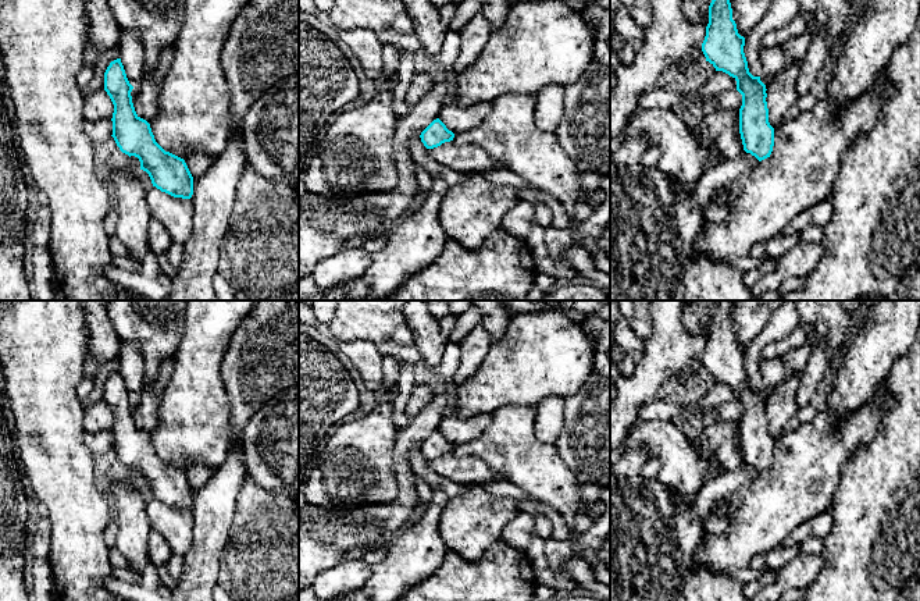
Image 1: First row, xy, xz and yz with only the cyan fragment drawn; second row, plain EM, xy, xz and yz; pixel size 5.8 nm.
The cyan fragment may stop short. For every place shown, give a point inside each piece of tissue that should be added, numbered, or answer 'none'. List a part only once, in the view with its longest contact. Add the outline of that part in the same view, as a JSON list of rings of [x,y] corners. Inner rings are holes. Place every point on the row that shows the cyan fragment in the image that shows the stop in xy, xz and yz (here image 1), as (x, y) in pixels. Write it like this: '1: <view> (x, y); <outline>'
none

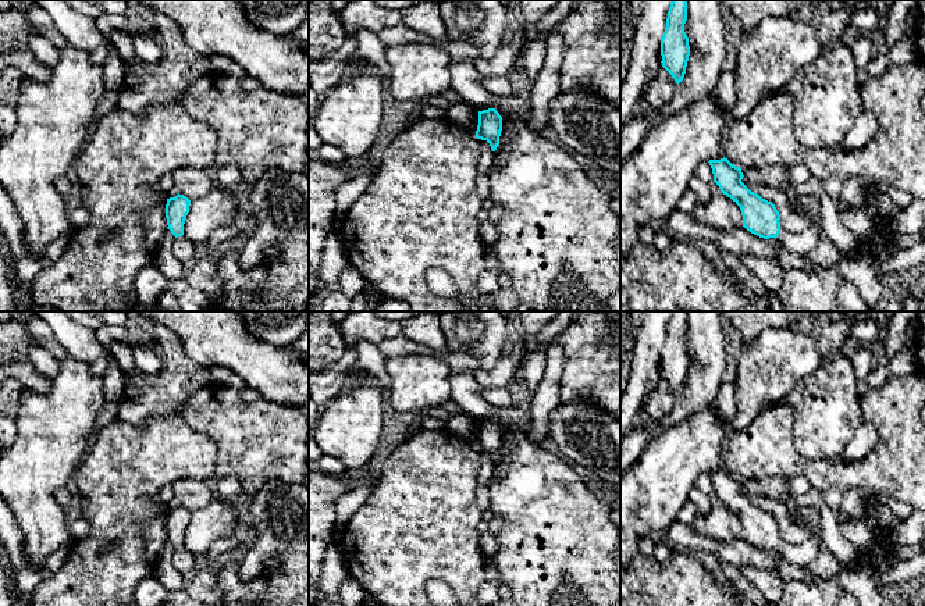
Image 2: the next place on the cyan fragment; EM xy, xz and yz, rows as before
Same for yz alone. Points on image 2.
1: yz (801, 243); [[[814,222],[808,229],[801,234],[786,232],[780,228],[780,232],[776,239],[779,239],[783,247],[791,253],[805,256],[810,253],[818,242],[821,227]]]

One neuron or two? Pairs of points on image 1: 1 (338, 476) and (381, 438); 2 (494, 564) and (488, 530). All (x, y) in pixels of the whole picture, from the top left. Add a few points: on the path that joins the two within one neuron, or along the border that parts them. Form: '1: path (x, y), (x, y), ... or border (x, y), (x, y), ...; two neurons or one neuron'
1: path (349, 466), (370, 445); one neuron
2: border (499, 539), (473, 561), (466, 561), (460, 557); two neurons

